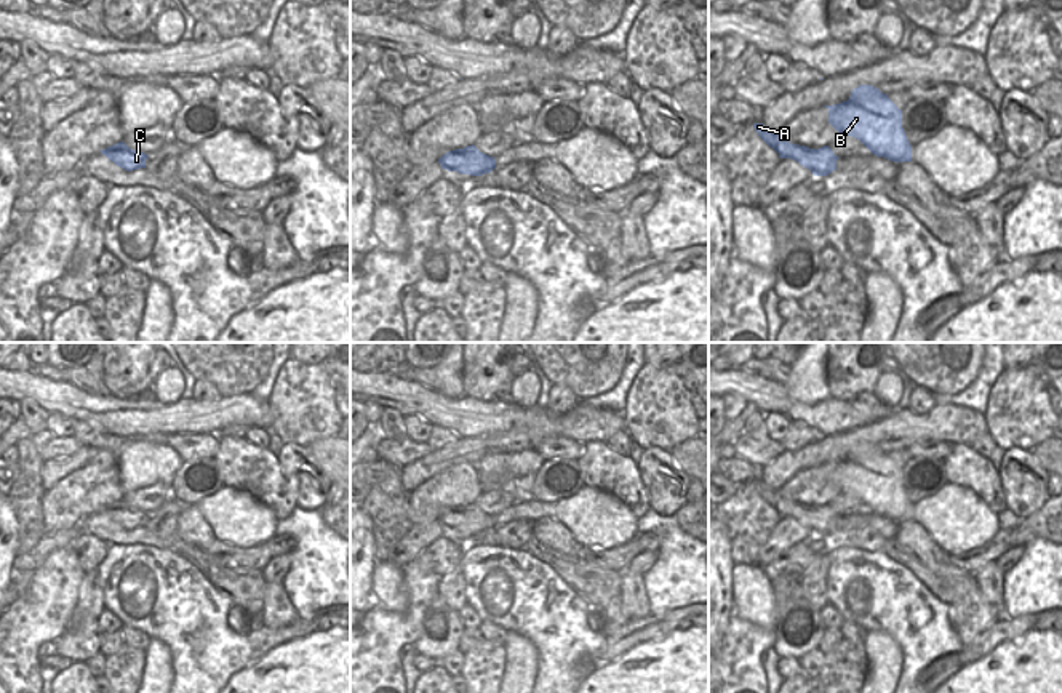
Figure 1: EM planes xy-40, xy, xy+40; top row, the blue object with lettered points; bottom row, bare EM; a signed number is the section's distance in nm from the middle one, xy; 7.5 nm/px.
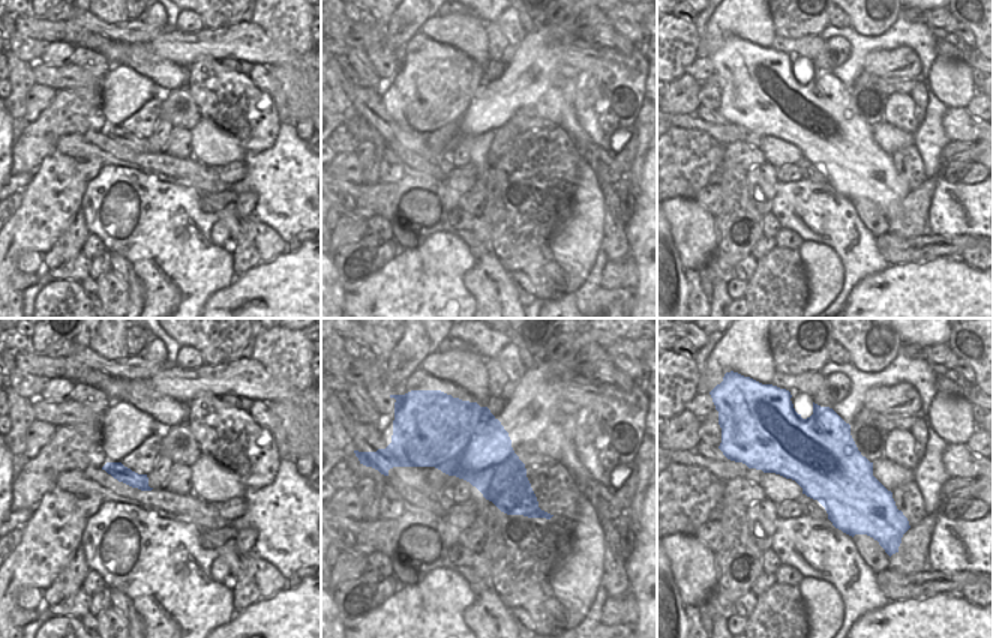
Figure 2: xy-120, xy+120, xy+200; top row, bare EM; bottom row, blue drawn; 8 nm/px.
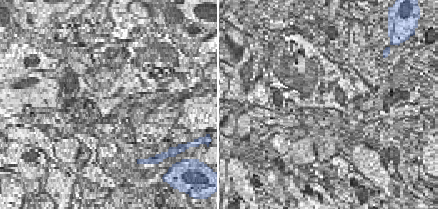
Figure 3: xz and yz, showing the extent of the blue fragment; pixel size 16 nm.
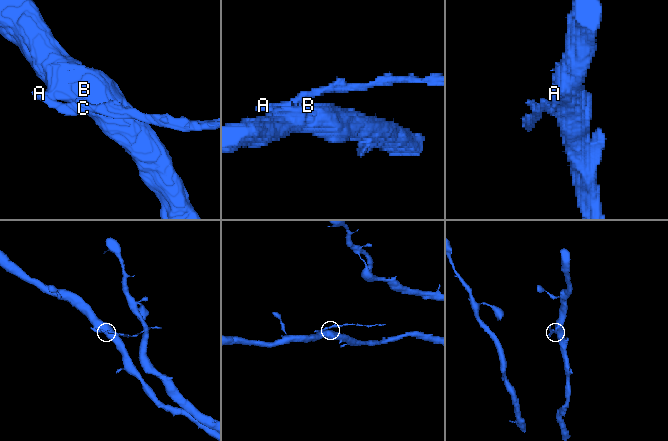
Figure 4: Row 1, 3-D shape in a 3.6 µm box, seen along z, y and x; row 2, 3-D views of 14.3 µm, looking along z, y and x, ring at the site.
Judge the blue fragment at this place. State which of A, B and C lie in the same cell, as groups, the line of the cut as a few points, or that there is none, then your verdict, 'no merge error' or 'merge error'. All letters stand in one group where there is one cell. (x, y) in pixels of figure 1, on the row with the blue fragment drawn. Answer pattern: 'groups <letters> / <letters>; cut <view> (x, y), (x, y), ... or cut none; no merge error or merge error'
groups A B / C; cut xy+40 (808, 148), (798, 162); merge error

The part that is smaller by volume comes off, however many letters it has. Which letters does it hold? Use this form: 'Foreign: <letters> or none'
Foreign: C.

